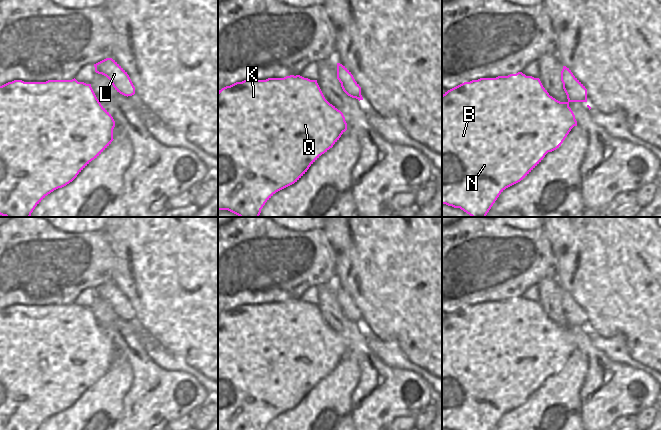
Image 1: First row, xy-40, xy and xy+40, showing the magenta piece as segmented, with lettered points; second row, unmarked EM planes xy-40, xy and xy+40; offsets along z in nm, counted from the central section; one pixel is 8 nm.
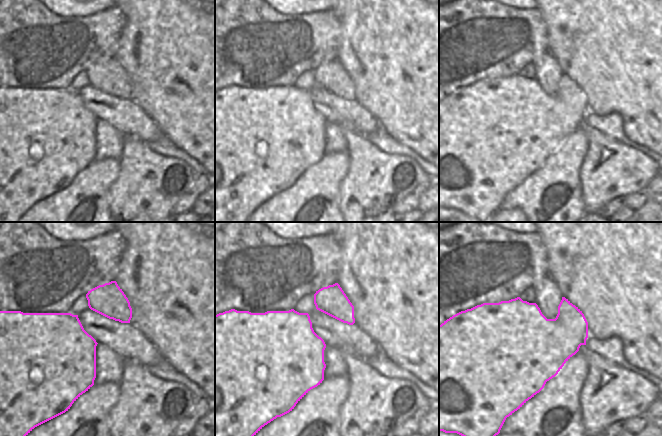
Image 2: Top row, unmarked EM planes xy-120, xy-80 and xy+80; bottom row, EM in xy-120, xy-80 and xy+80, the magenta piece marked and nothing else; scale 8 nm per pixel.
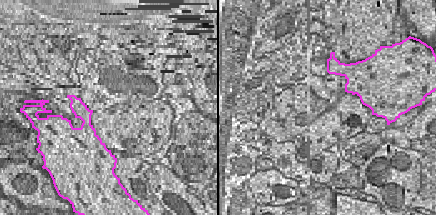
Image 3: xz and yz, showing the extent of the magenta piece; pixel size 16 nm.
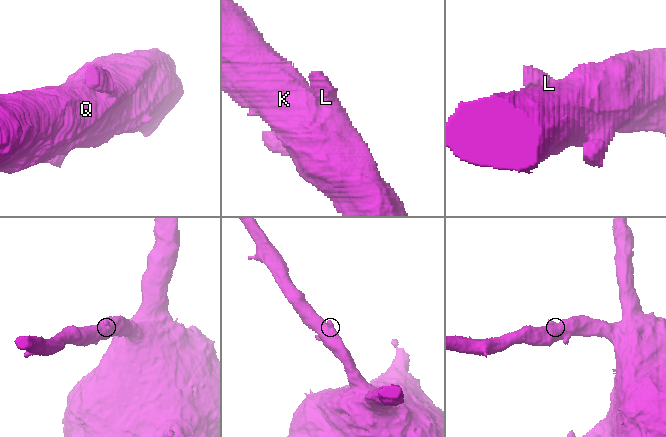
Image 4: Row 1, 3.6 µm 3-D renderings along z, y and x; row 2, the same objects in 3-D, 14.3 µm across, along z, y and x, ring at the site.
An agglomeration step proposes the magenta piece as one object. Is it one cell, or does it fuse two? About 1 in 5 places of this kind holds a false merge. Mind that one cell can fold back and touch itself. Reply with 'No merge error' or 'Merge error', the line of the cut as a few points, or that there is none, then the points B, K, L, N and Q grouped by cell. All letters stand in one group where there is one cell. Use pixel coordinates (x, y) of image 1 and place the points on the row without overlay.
No merge error. No split. Groups: B K L N Q.

